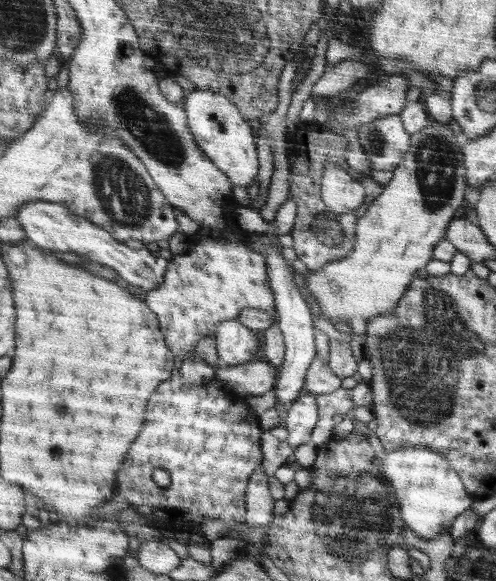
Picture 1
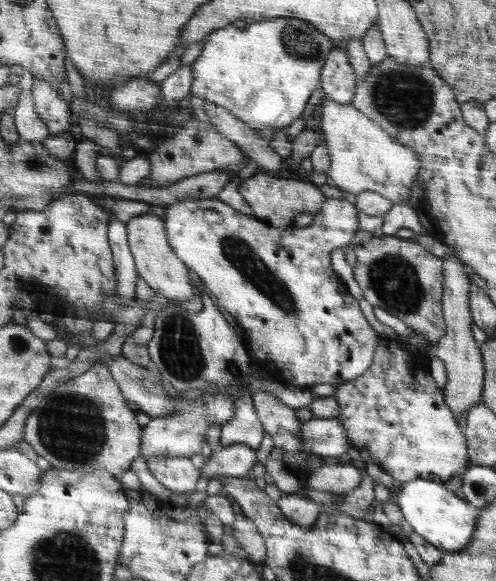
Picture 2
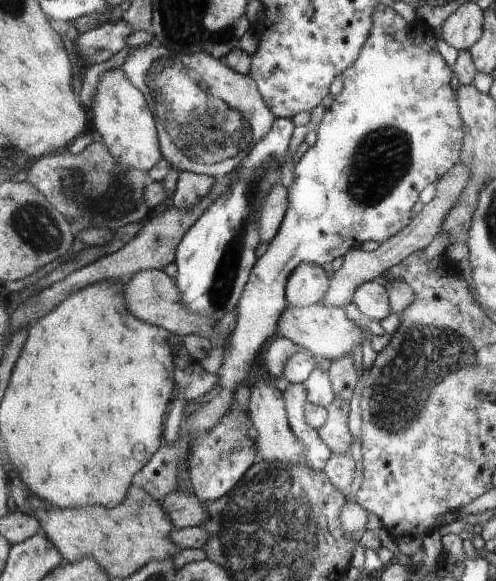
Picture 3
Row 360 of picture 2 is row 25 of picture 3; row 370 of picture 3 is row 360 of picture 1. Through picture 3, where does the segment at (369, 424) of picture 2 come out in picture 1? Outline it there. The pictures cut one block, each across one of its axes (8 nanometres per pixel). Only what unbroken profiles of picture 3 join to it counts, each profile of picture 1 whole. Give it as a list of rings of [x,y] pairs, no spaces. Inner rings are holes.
[[[237,318],[219,323],[213,336],[219,366],[242,365],[253,360],[252,356],[258,350],[258,332],[244,326]]]

